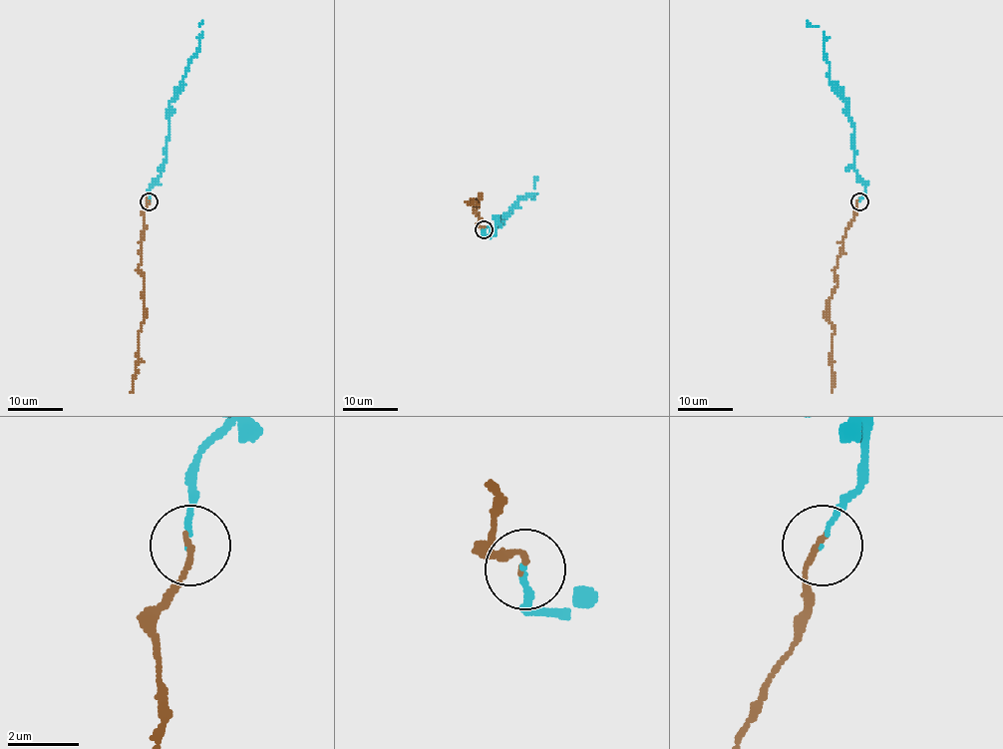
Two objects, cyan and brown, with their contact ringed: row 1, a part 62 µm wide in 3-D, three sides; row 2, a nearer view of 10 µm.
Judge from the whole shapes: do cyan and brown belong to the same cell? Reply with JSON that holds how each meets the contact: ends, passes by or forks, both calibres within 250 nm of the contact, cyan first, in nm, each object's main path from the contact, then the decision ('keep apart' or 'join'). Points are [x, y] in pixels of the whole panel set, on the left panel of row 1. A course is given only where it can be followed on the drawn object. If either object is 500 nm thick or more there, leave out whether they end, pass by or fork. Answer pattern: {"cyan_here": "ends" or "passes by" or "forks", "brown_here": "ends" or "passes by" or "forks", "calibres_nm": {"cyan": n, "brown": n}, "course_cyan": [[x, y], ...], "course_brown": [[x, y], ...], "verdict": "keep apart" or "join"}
{"cyan_here": "ends", "brown_here": "ends", "calibres_nm": {"cyan": 110, "brown": 160}, "course_cyan": [[149, 201], [149, 188], [166, 160], [169, 103], [181, 89], [187, 64], [197, 52], [201, 21]], "course_brown": [[149, 201], [144, 212], [139, 268], [145, 276], [142, 293], [145, 319], [139, 330], [137, 376], [131, 393]], "verdict": "join"}

